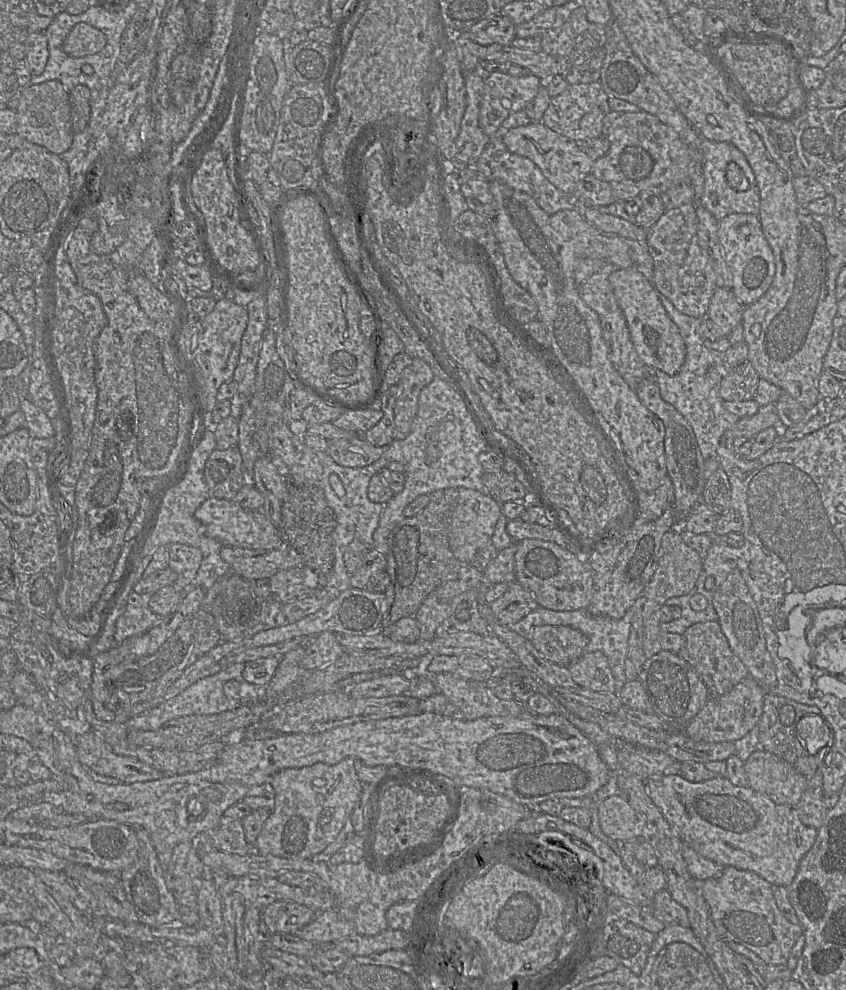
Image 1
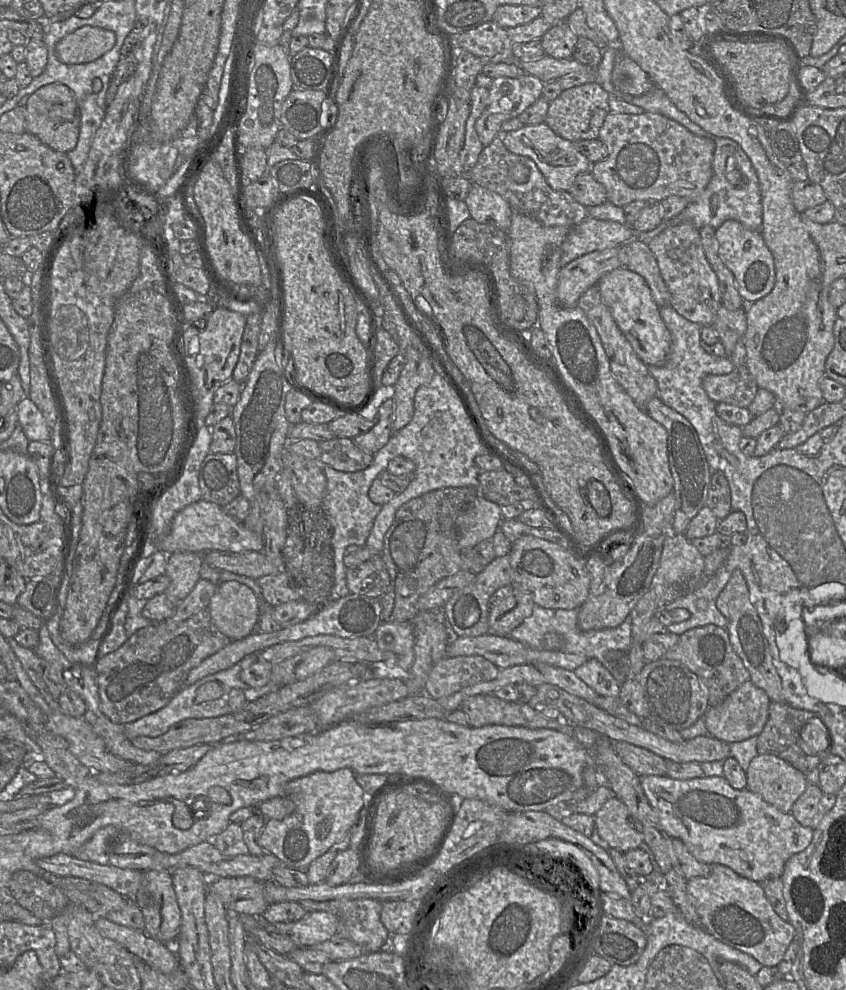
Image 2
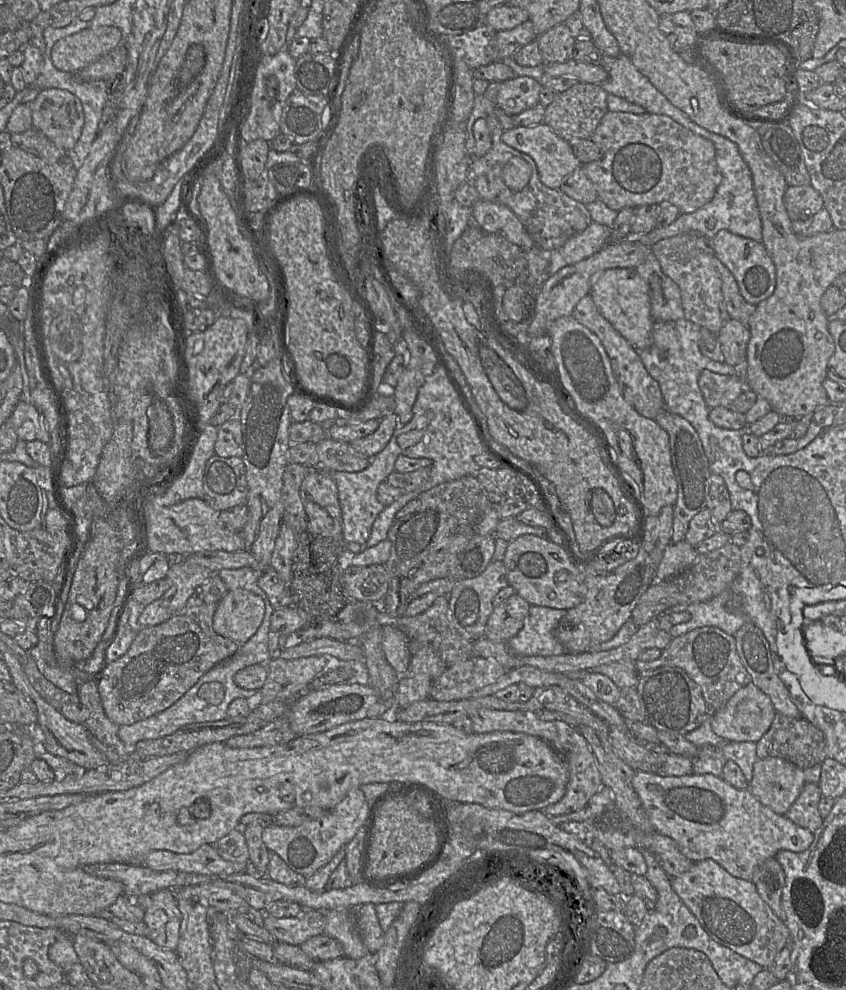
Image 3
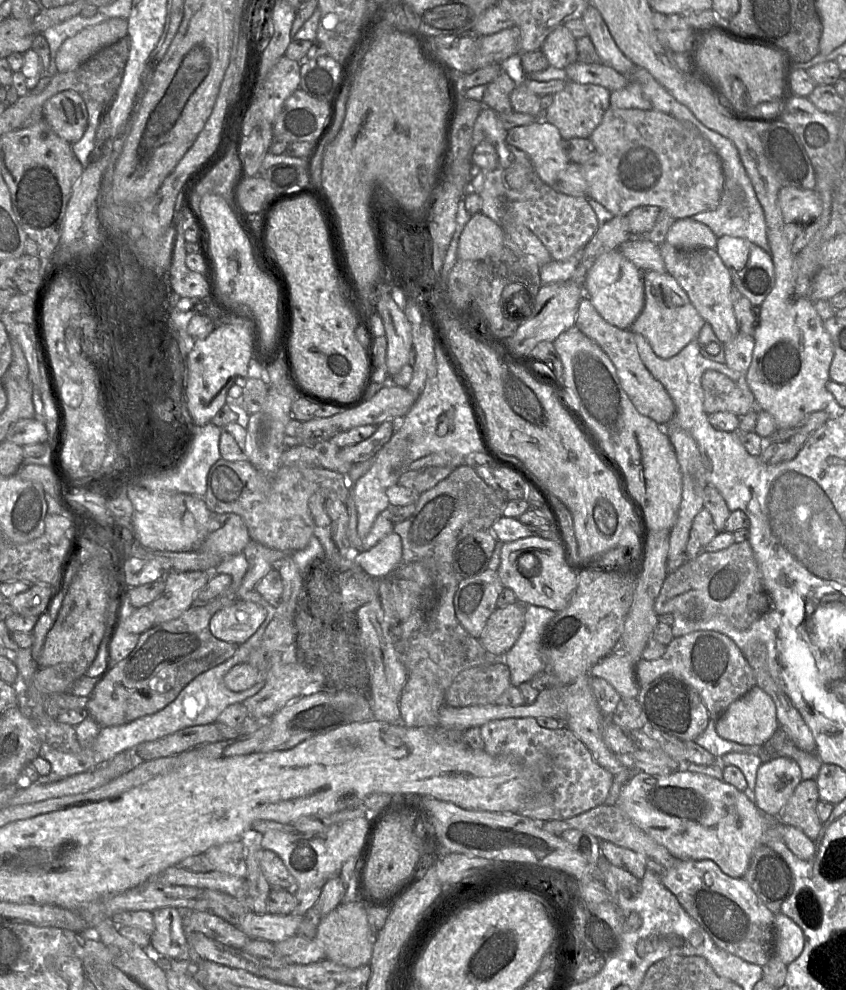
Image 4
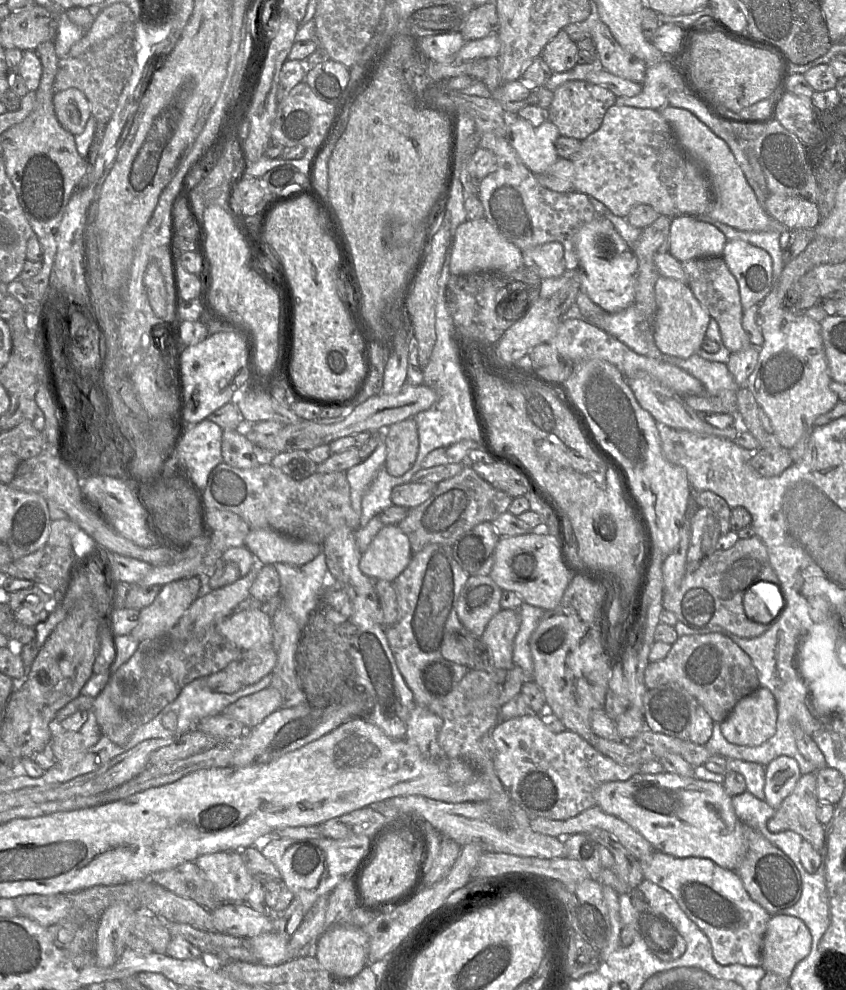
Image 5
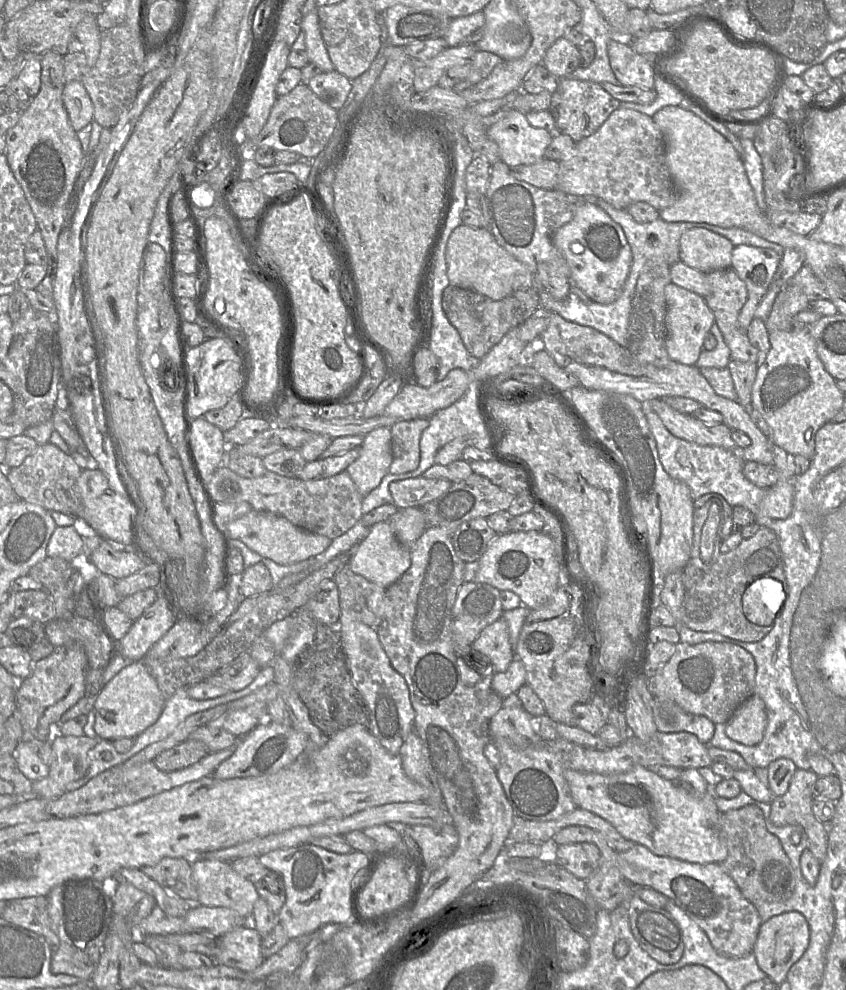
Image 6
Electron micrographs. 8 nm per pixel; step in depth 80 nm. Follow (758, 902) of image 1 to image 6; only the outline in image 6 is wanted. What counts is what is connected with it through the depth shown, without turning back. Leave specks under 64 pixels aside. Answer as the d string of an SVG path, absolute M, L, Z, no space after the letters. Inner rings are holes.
M636 844L631 849L625 852L618 853L618 866L620 868L620 871L623 875L623 877L633 886L643 886L643 887L650 887L653 890L663 894L664 896L668 897L670 900L672 900L678 907L680 907L684 912L687 913L687 915L693 919L699 927L706 933L708 936L712 946L714 949L723 956L737 958L745 956L749 953L753 953L753 947L756 942L760 927L762 925L762 921L760 918L760 915L754 906L753 903L751 903L745 896L742 894L740 889L738 888L735 881L721 868L720 864L716 863L706 863L706 864L700 864L700 863L690 863L670 857L664 857L664 856L658 856L650 851L650 849L646 848L643 845Z

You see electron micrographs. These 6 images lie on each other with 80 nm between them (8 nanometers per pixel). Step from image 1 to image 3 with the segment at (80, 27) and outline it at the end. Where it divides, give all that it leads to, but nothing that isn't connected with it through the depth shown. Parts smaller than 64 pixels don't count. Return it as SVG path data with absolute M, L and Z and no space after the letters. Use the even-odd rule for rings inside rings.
M115 26L85 28L63 37L52 47L54 66L65 72L79 72L117 47L122 32Z

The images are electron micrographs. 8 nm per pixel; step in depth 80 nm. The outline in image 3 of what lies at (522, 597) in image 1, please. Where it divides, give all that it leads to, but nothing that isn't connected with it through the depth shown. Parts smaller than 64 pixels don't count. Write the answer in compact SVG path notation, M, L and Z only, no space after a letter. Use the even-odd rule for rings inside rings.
M515 593L494 607L486 624L485 637L492 641L508 642L523 627L530 606Z

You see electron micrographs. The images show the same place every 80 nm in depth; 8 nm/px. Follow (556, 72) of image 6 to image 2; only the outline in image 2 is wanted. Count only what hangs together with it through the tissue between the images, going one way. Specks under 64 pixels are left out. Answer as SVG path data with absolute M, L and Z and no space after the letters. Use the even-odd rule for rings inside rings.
M565 21L556 22L542 36L541 44L544 53L556 59L571 58L578 36Z

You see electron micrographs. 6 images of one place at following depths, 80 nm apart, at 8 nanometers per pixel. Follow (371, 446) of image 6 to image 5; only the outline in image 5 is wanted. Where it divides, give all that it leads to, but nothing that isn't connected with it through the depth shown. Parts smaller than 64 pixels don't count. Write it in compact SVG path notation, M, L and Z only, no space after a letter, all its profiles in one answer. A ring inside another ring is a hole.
M382 440L364 461L345 471L346 479L350 486L351 505L359 519L361 500L379 468L385 464L386 456L386 445Z

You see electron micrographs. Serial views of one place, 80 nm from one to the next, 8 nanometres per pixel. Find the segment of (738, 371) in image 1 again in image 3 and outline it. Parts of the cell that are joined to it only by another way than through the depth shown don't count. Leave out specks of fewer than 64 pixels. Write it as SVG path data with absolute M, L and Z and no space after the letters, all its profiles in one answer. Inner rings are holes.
M703 370L698 385L710 409L724 407L745 414L758 398L748 382L736 375L721 375Z

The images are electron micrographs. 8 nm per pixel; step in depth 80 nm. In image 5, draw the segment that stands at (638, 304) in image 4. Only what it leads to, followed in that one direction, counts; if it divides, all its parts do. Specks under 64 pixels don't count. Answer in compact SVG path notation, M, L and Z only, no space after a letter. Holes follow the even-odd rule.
M596 216L573 233L572 242L579 261L581 290L607 313L619 312L633 304L638 261L613 224L603 216Z

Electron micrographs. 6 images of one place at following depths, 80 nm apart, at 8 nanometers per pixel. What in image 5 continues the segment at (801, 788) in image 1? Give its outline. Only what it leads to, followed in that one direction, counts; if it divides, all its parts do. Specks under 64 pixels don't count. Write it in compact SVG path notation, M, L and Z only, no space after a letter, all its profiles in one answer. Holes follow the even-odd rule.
M780 756L772 760L765 771L764 801L775 810L795 788L801 772L797 761Z

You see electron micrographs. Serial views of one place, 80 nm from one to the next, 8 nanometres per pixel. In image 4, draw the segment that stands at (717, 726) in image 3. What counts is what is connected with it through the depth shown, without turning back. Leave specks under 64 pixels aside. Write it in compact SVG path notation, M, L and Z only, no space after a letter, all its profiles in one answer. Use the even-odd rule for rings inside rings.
M757 685L715 720L717 734L743 745L763 745L778 729L773 699Z

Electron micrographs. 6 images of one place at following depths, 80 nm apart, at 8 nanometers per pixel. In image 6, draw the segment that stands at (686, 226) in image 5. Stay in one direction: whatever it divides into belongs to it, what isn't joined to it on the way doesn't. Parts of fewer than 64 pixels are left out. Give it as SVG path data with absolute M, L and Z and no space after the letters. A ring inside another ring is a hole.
M701 227L685 231L680 238L680 261L703 273L731 268L734 245L724 236Z

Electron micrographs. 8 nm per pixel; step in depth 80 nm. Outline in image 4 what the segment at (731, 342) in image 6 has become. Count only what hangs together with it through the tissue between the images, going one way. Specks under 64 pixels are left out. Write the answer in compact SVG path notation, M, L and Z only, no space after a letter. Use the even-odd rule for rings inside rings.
M667 242L659 246L666 272L673 276L700 316L709 323L720 342L724 345L739 333L731 302L733 281L717 251L713 248L679 249Z

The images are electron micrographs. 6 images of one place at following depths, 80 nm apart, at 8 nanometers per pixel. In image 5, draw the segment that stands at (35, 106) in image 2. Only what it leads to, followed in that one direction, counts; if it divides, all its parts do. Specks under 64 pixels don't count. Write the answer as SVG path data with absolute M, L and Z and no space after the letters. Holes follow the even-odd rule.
M76 88L55 92L53 105L61 126L73 134L80 135L90 118L91 108L84 93Z

